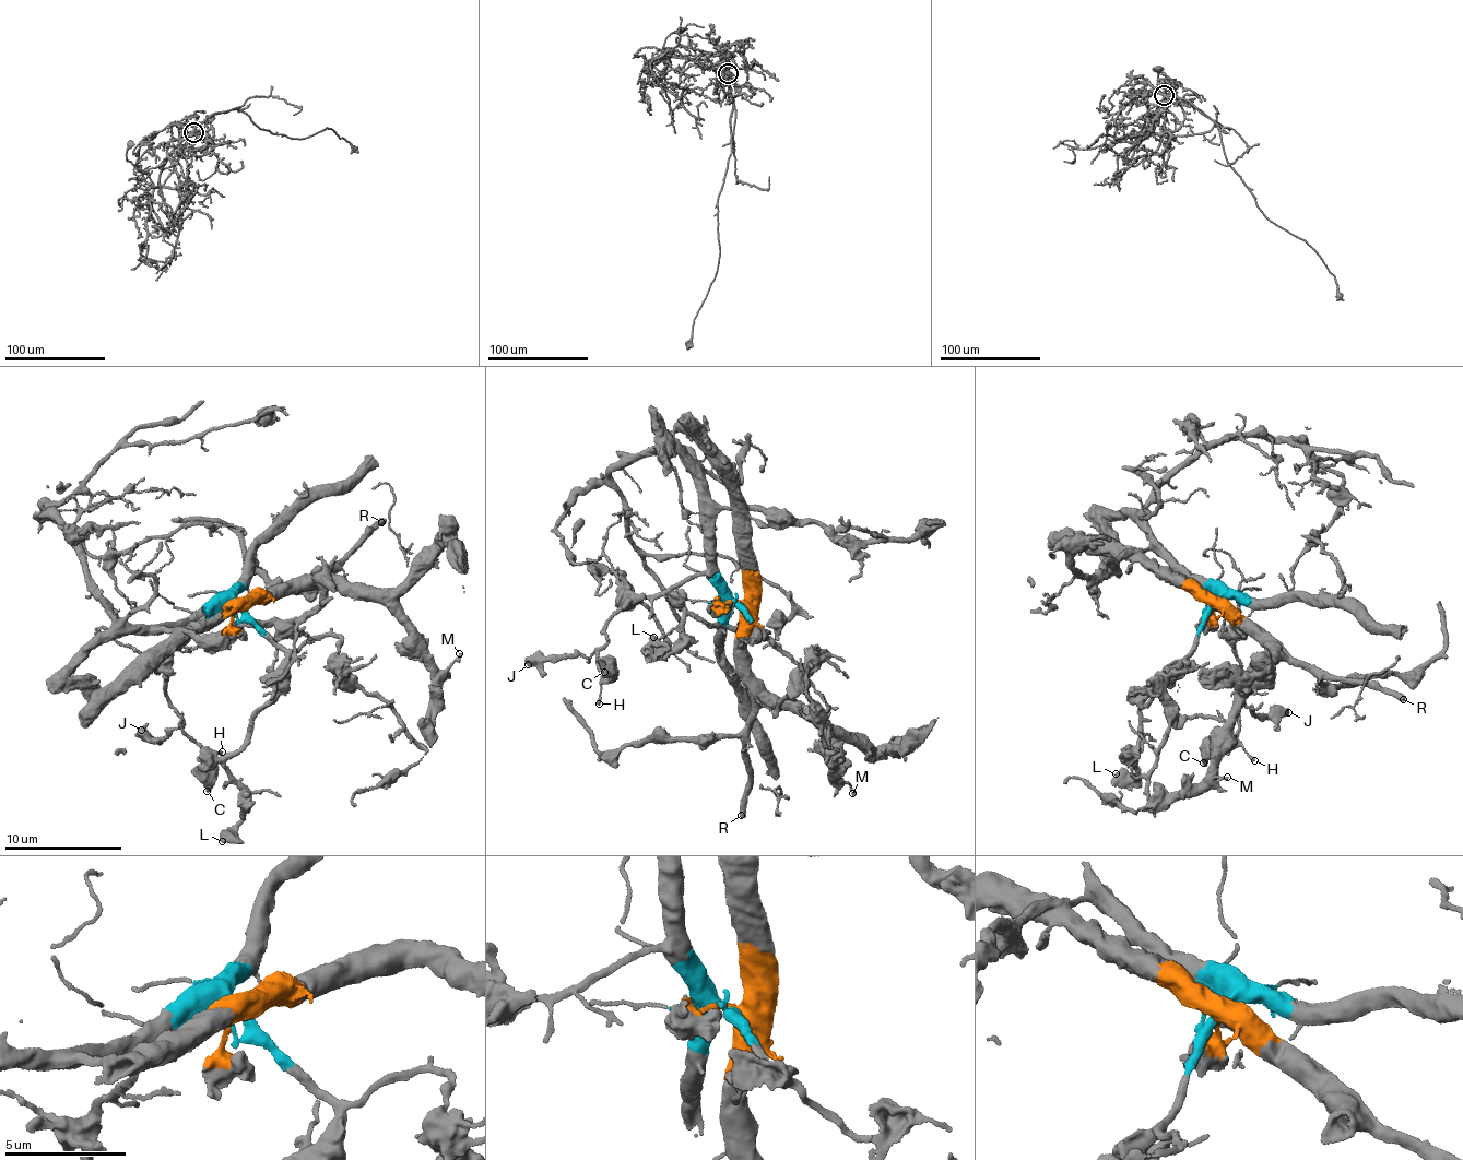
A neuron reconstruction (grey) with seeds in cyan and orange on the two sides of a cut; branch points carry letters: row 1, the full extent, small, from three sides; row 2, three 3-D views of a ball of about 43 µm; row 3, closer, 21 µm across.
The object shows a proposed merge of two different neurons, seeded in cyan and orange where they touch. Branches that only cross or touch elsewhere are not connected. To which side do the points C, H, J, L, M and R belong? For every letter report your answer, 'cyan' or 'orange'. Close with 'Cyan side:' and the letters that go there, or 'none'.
C: cyan
H: cyan
J: cyan
L: cyan
M: orange
R: orange
Cyan side: C, H, J, L

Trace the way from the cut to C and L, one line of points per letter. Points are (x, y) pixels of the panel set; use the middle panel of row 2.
C: (738, 603), (707, 575), (634, 601), (602, 629), (606, 638), (598, 653), (601, 670), (611, 673), (604, 672)
L: (738, 603), (762, 636), (740, 636), (689, 615), (677, 625), (680, 640), (662, 659), (652, 636)

